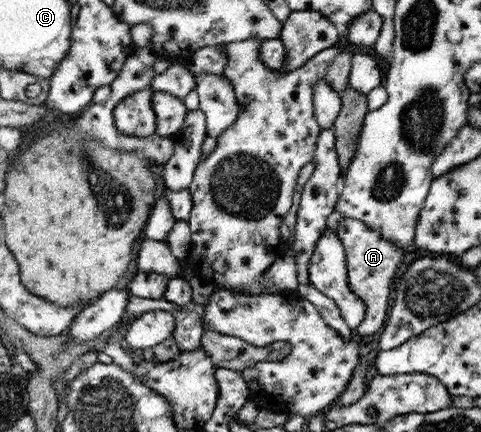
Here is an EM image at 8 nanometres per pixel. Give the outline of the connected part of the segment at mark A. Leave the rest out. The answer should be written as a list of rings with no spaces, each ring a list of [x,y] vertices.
[[[342,218],[335,231],[346,251],[349,289],[353,291],[353,295],[357,295],[364,301],[366,307],[365,319],[356,329],[357,335],[364,337],[373,335],[383,327],[383,321],[388,318],[389,305],[387,303],[389,299],[393,299],[391,285],[393,285],[395,271],[401,265],[403,251],[397,249],[385,236],[379,235],[379,231],[367,227],[361,219]]]

